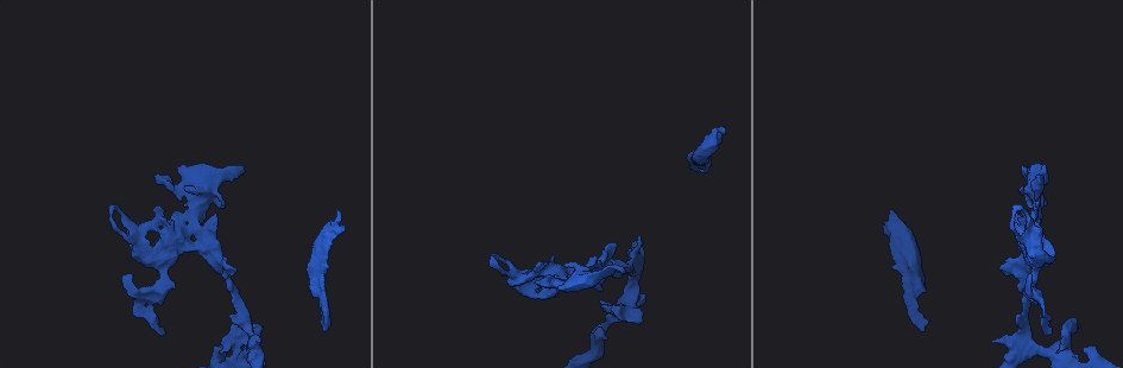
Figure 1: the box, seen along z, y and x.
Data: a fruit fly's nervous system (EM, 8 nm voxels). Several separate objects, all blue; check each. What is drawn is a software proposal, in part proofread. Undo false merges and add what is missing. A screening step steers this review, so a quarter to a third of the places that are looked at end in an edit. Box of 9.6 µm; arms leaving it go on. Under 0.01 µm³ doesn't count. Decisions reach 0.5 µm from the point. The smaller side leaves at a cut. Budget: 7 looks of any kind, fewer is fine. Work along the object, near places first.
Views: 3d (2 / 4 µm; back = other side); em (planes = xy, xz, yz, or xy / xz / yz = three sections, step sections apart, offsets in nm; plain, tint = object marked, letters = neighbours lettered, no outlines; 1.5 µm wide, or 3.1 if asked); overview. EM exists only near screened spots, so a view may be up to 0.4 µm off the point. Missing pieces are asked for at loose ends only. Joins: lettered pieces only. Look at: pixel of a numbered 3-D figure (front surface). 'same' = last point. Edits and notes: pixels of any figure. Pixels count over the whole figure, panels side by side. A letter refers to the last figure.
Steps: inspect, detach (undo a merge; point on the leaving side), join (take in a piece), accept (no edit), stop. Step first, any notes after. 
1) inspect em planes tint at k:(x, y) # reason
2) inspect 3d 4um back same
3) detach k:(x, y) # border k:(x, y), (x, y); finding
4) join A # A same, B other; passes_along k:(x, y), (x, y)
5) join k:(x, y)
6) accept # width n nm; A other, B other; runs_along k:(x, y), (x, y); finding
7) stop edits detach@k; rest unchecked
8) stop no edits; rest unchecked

inspect 3d 4um at 1:(221, 272) # four-way junction

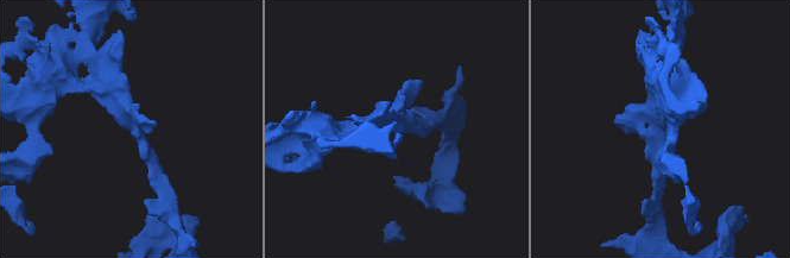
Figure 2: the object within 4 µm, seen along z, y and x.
inspect em planes tint at 2:(662, 123) # shape alone is not enough

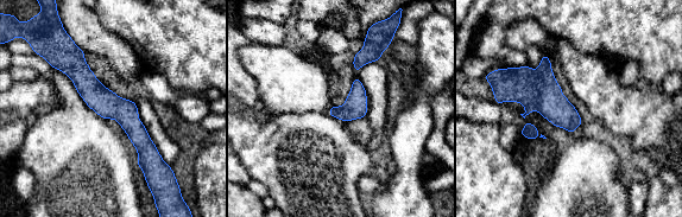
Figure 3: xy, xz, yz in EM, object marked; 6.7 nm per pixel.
inspect em planes letters same # see the neighbours

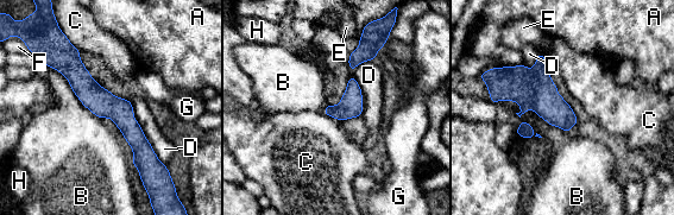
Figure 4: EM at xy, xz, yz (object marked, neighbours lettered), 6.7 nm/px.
accept # width 160 nm; A other, B other, C other, D other, E other, F other, G other, H other; continuous, no second neuron

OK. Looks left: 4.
inspect 3d 2um at 1:(262, 329) # an open end

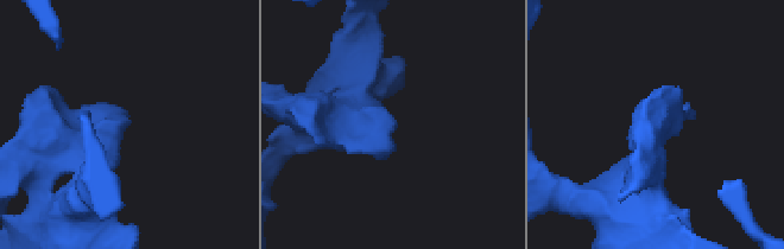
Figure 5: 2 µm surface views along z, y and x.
inspect em planes letters at 5:(386, 158)

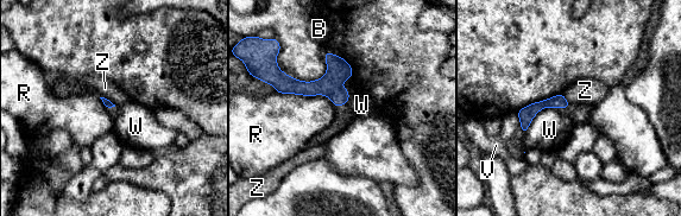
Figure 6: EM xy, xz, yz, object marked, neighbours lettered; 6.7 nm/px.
accept # B other, R other, V other, W other, Z other; border 6:(562, 94), (571, 103); no lettered piece goes on from it

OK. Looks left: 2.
inspect em planes letters at 1:(623, 272) # free end

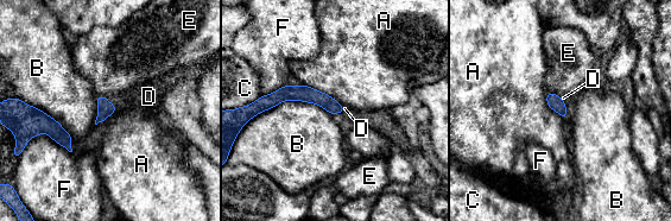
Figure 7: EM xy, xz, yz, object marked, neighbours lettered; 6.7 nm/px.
join D # A other, B other, C other, D same, E other, F other; passes_along 7:(105, 108), (112, 103), (147, 96); the neuron continues

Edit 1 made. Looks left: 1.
stop edits join@7; rest unchecked

